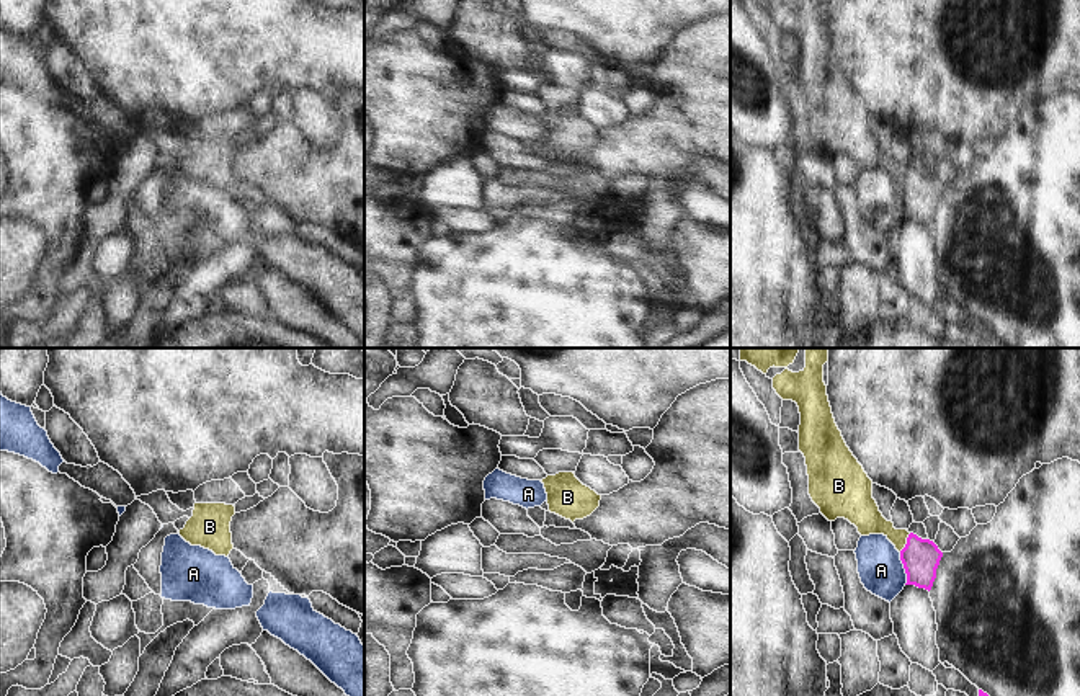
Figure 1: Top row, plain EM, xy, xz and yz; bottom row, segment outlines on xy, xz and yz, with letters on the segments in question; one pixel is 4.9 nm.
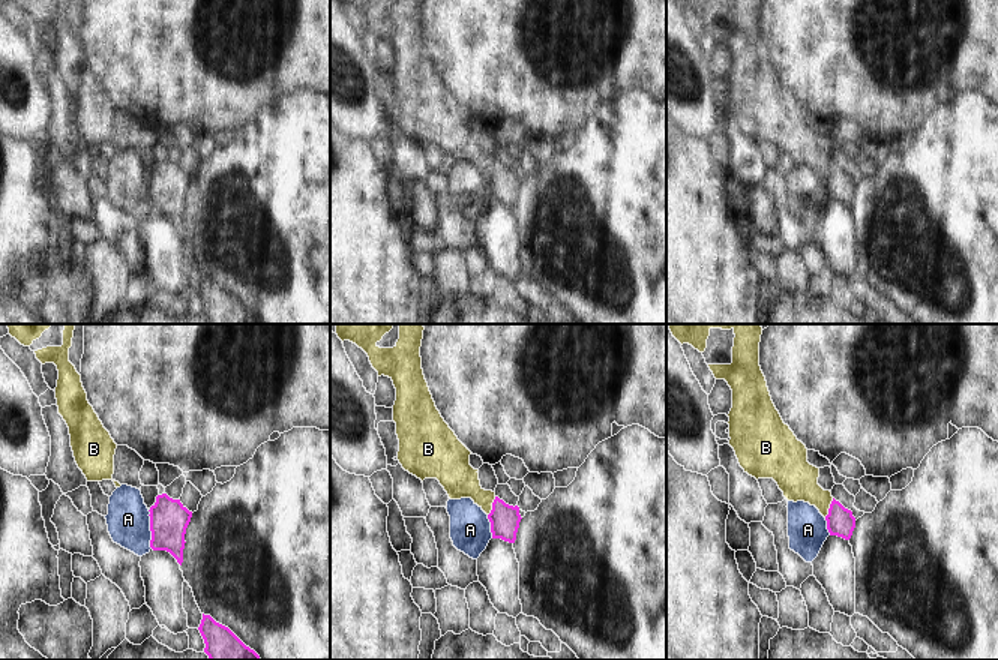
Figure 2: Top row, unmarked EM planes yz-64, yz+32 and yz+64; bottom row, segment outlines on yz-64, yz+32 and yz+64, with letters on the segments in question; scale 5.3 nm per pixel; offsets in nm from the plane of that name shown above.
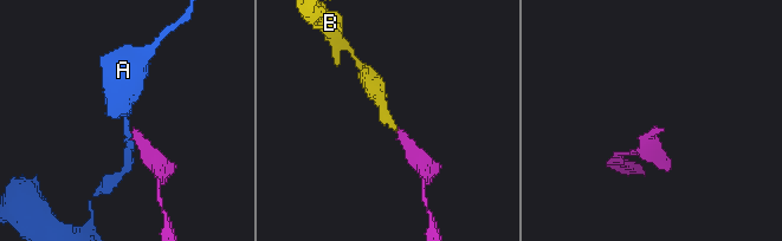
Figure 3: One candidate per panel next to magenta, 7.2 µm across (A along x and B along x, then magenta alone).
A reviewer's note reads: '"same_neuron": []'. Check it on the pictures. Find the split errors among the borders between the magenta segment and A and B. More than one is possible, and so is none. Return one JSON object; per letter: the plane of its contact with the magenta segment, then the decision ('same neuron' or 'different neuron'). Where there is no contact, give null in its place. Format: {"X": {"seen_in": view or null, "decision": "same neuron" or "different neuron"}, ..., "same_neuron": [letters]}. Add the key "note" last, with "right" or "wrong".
{"A": {"seen_in": "yz", "decision": "different neuron"}, "B": {"seen_in": "yz", "decision": "same neuron"}, "same_neuron": ["B"], "note": "wrong"}

